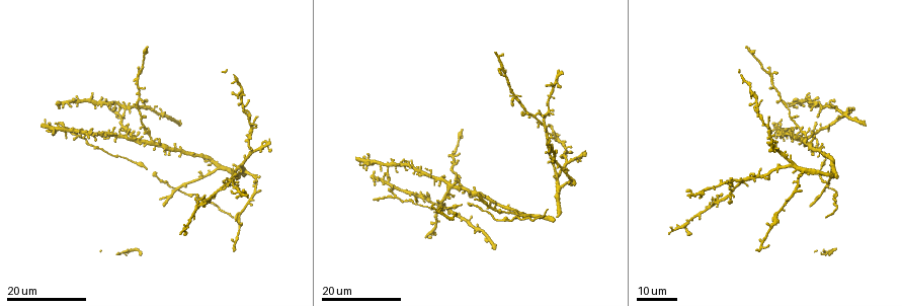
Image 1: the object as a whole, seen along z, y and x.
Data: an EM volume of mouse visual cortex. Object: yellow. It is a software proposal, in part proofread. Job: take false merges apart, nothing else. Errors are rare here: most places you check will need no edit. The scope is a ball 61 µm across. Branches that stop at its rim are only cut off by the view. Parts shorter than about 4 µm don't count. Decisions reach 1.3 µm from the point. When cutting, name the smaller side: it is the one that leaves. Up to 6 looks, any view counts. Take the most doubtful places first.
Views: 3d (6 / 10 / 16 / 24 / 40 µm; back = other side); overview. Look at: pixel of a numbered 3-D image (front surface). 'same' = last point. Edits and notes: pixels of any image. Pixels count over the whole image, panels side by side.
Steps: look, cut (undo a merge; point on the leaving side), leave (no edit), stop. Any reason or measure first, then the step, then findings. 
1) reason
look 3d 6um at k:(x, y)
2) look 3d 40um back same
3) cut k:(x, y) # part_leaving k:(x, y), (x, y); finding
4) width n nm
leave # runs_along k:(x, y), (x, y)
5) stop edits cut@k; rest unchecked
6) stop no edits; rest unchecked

look 3d 16um at 1:(822, 192)

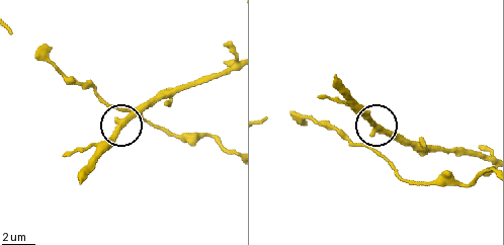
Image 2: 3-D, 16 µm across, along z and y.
look 3d 10um at 2:(373, 132)

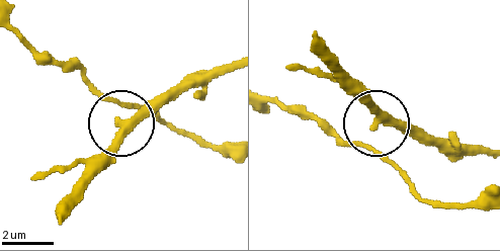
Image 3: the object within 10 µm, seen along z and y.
width 220 nm
leave # one neuron here

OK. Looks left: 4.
four-way junction
look 3d 24um at 1:(732, 181)

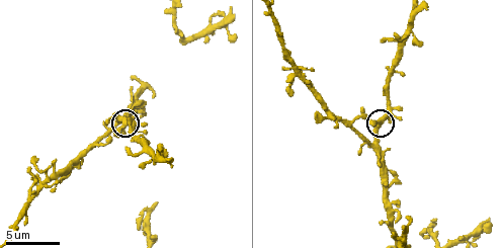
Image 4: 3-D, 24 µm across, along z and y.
look 3d 6um at 4:(380, 119)

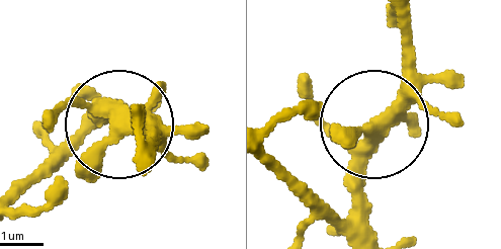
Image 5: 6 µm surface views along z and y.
side_arm 14 um
leave # runs_along 5:(362, 225), (362, 149), (403, 83), (406, 32); continuous, no second neuron

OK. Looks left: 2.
look 3d 16um at 1:(151, 139)

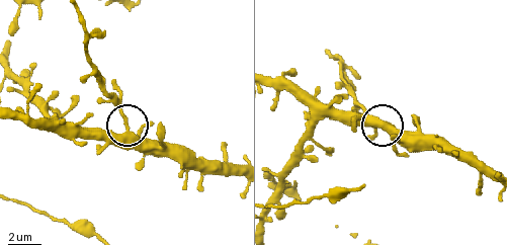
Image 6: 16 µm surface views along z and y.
look 3d 10um at 6:(126, 131)

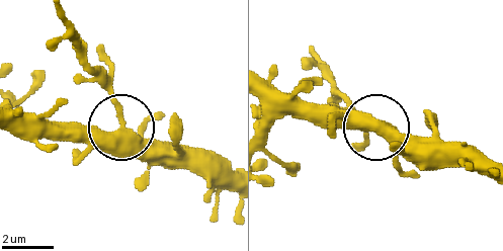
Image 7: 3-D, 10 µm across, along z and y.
width 460 nm
leave # continuous, no second neuron

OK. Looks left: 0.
stop no edits; rest unchecked

